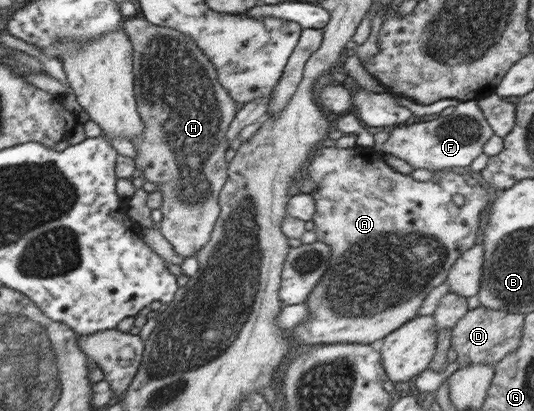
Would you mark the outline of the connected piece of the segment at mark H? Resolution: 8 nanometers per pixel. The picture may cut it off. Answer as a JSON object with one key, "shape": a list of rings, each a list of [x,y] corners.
{"shape":[[[130,17],[124,23],[125,35],[133,38],[132,70],[137,70],[137,98],[141,98],[141,114],[145,114],[145,124],[140,138],[130,142],[135,149],[134,166],[142,171],[145,181],[156,184],[161,193],[162,203],[158,208],[161,220],[158,230],[171,244],[173,252],[185,258],[196,254],[210,239],[209,234],[219,216],[218,194],[225,182],[225,139],[227,126],[233,120],[235,104],[213,70],[212,62],[196,43],[181,32],[169,27],[154,26],[143,17]]]}

